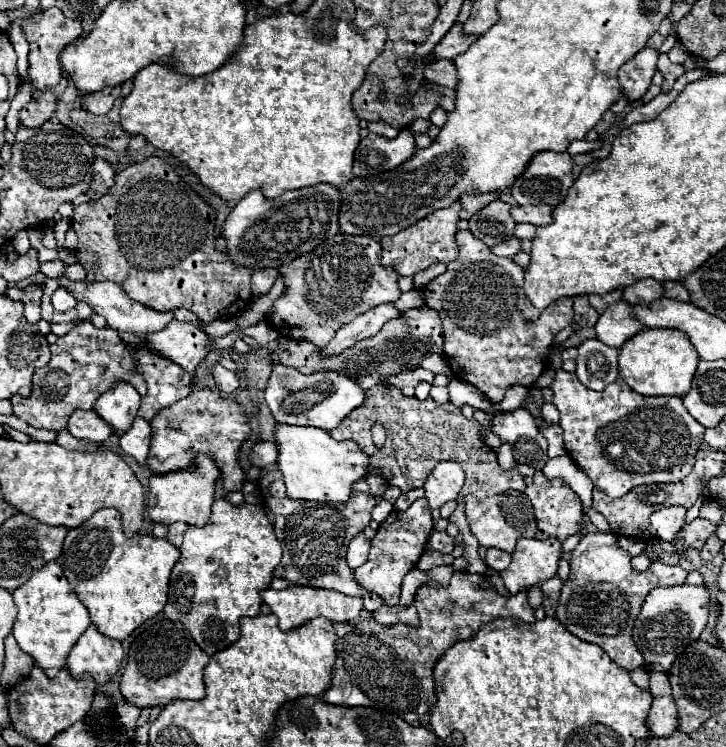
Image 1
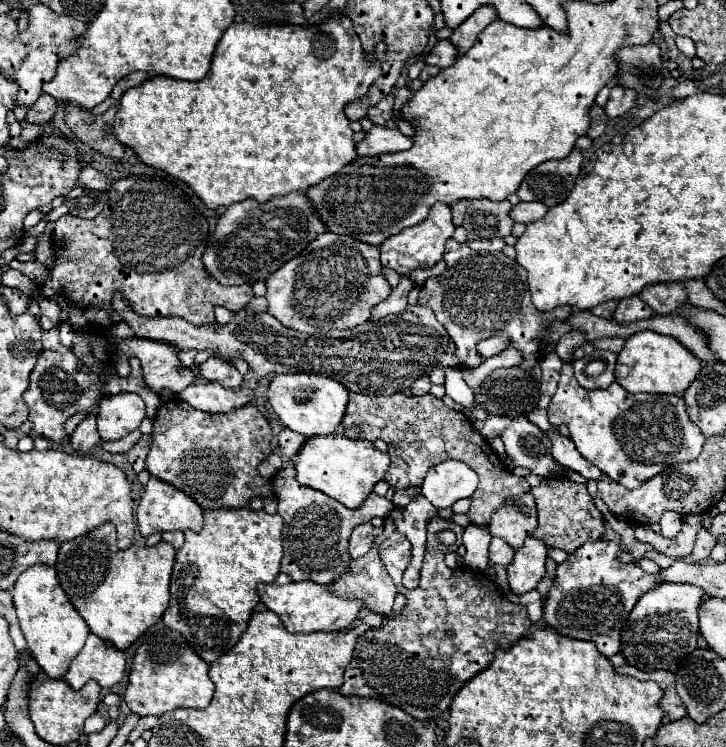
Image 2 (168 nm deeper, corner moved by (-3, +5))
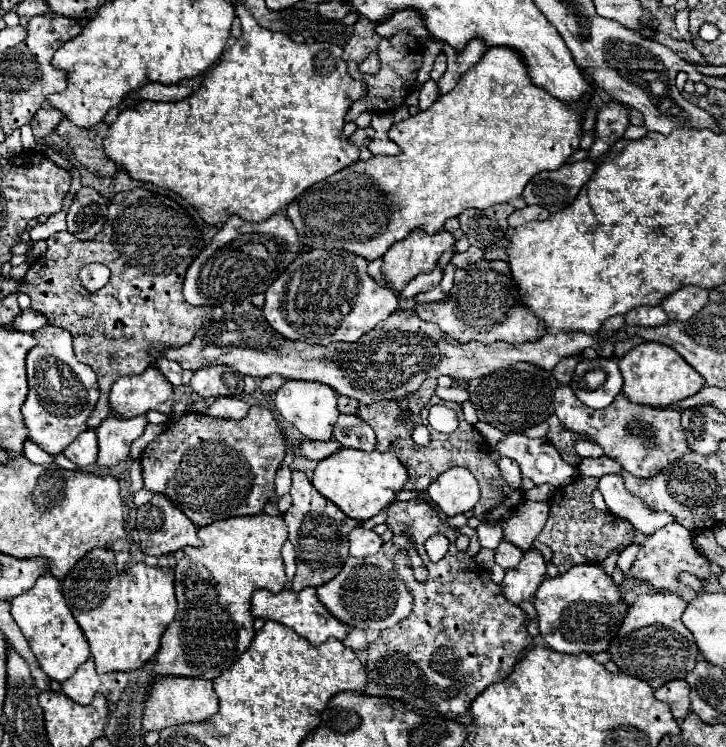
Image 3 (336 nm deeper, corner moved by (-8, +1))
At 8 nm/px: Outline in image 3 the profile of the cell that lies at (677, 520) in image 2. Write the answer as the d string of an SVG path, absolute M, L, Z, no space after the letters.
M670 523L668 527L662 527L660 531L648 535L644 539L644 543L640 545L640 551L636 555L636 561L632 563L630 575L634 579L640 579L640 581L652 585L656 591L674 593L674 595L678 595L680 599L684 599L688 603L698 595L698 591L694 591L692 587L684 585L678 579L678 575L682 571L696 575L704 583L710 577L710 561L704 555L700 555L698 549L692 545L692 535L686 527L682 527L680 523Z

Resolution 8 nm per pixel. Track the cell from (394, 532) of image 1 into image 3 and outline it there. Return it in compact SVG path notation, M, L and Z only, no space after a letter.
M394 535L392 541L384 543L382 549L374 557L364 557L364 559L348 557L342 571L332 581L328 581L316 589L320 603L324 603L324 607L336 619L346 623L348 627L382 631L382 629L388 629L388 627L394 627L396 623L400 623L404 617L410 615L412 603L414 603L410 589L398 579L398 575L394 571L394 555L400 549L406 549L416 581L424 581L428 573L426 573L426 567L422 563L420 555L416 553L416 547L410 543L408 537Z

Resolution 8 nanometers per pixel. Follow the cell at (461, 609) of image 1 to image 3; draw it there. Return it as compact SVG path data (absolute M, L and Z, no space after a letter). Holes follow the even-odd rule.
M420 499L394 501L388 509L386 527L394 535L402 533L414 541L416 551L428 569L428 579L418 583L408 569L396 569L414 595L414 609L410 617L400 621L400 625L382 631L376 643L368 647L366 693L410 705L426 701L440 707L442 713L466 713L486 687L506 679L514 671L514 665L530 647L532 637L524 625L526 615L520 607L508 603L508 599L500 595L500 585L472 559L482 549L476 529L468 525L460 529L446 525L430 503ZM436 533L450 541L450 549L442 561L432 563L424 551L424 541ZM462 533L470 537L466 553L458 551L454 545L456 537Z

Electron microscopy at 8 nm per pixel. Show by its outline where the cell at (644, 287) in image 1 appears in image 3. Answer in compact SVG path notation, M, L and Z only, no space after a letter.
M682 287L674 295L670 295L660 307L672 321L688 321L694 313L698 313L708 303L708 291L700 287Z

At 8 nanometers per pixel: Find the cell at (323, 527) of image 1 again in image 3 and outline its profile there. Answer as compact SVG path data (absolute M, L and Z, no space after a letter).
M292 471L292 507L284 513L284 523L288 527L288 539L294 543L298 569L292 581L294 591L304 587L320 587L334 579L346 557L348 557L348 533L358 525L356 519L348 519L342 511L336 511L328 499L324 499L308 481L302 471Z

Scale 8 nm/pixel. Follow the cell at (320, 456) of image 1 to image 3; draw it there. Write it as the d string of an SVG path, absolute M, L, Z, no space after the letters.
M340 449L338 455L330 455L330 459L320 461L312 477L312 485L320 495L332 501L344 515L358 521L366 521L394 503L396 493L404 489L406 481L408 473L396 455L356 449Z

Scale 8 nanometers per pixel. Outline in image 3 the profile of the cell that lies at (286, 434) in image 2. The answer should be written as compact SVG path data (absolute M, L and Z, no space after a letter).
M328 439L328 441L304 441L304 443L300 443L300 453L306 459L314 459L314 461L322 461L322 459L334 455L340 449L342 449L342 445L338 441L334 441L334 439Z

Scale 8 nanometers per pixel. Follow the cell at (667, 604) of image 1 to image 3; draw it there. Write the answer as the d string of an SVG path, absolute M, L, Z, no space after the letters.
M648 593L638 597L624 617L616 637L610 641L608 653L612 661L624 675L646 681L650 687L658 689L668 681L684 679L688 671L696 665L698 647L694 643L692 633L682 623L682 613L688 603L684 603L676 595L668 593Z

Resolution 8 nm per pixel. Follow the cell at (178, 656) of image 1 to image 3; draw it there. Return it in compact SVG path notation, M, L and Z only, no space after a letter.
M164 677L158 679L148 691L148 697L144 701L142 727L146 731L162 731L166 727L174 727L182 723L200 723L210 719L216 711L218 711L218 697L212 689L212 681Z

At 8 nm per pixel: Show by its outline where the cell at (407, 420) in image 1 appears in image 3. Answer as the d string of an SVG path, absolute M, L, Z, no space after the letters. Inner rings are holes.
M434 395L430 399L430 403L418 413L418 415L410 415L408 423L406 425L400 425L396 421L396 415L398 415L400 407L396 401L376 401L372 405L360 405L358 407L358 417L362 421L366 421L374 433L376 433L376 451L392 451L400 463L406 467L410 479L406 483L404 489L410 489L410 491L426 491L428 485L440 475L444 473L446 469L454 467L454 465L460 465L460 467L466 467L476 479L478 479L478 485L480 485L480 501L476 503L476 507L472 509L474 511L474 517L480 519L480 521L488 521L488 523L494 523L494 521L500 521L504 515L512 513L518 503L522 501L522 493L516 491L516 489L510 489L506 485L506 481L502 479L498 467L494 465L494 461L490 459L490 451L488 451L488 443L484 441L484 437L470 425L464 421L464 415L462 415L462 409L460 405L452 401L444 401ZM443 404L455 410L460 419L460 427L454 431L454 433L438 433L430 427L428 423L428 407L430 405ZM416 425L424 425L428 427L430 431L430 443L426 447L418 447L414 441L412 441L412 429Z

